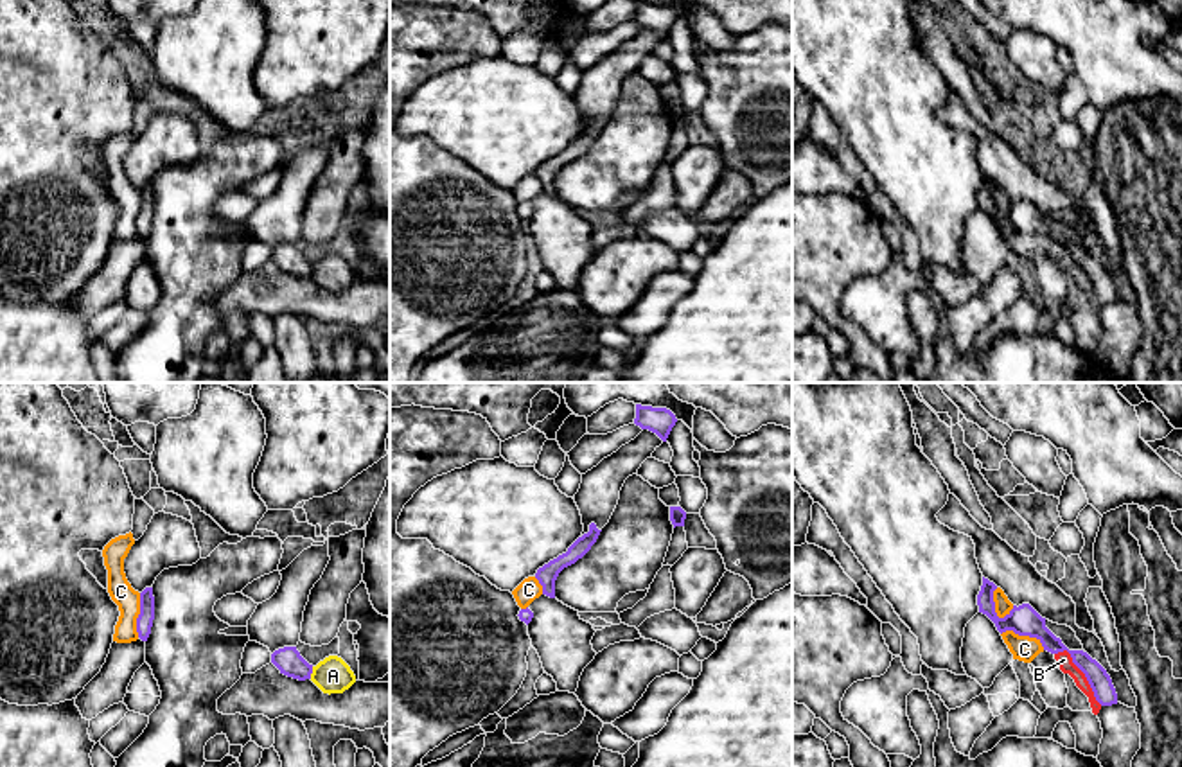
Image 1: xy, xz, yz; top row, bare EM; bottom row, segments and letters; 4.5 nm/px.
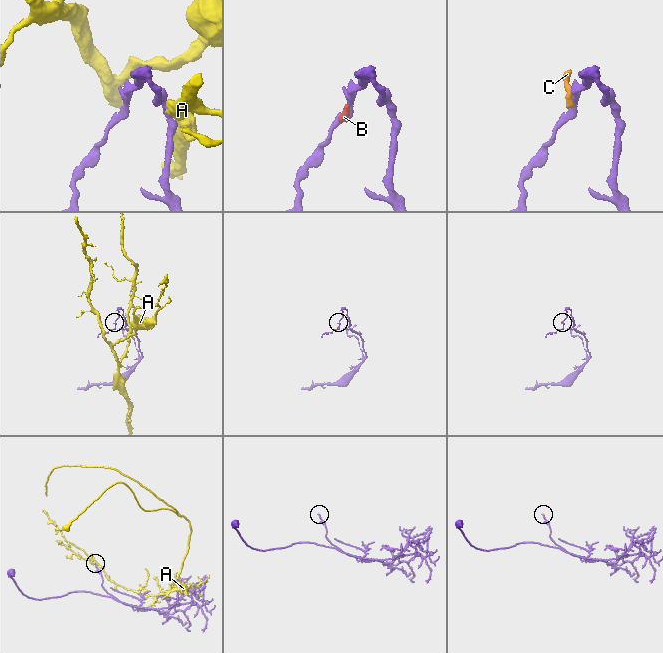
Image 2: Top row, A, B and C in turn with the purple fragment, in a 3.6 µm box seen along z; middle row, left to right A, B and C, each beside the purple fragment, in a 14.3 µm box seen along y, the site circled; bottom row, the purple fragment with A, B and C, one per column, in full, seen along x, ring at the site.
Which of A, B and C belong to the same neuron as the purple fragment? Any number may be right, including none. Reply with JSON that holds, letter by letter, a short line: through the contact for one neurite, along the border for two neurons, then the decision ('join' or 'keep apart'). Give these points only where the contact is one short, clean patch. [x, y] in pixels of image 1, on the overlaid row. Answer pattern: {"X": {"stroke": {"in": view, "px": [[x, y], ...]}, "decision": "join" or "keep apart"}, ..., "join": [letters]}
{"A": {"stroke": {"in": "xy", "px": [[313, 667], [309, 678]]}, "decision": "keep apart"}, "B": {"stroke": {"in": "yz", "px": [[1055, 652], [1069, 654], [1102, 705]]}, "decision": "keep apart"}, "C": {"stroke": {"in": "yz", "px": [[1001, 633], [1014, 631], [1033, 636], [1044, 649]]}, "decision": "keep apart"}, "join": []}

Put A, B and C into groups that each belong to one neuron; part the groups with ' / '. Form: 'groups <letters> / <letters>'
groups A / B C

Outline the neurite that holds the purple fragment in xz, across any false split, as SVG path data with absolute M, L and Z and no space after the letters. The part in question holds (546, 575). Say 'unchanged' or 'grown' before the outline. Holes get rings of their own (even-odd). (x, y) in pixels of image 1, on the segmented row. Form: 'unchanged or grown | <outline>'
unchanged | M595 523L589 525L589 532L578 537L566 553L559 555L557 559L550 560L542 568L537 569L535 578L542 586L542 595L555 598L555 580L559 573L575 564L582 559L591 546L596 542L602 530L596 528Z

